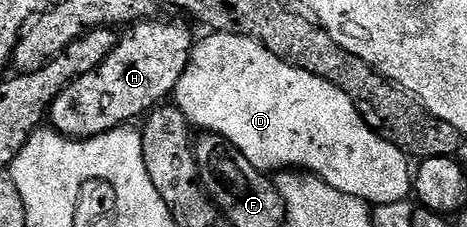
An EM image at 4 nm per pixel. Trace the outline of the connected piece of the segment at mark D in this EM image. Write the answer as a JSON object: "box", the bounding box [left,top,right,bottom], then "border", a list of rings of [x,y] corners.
{"box":[178,32,413,207],"border":[[[214,32],[206,36],[208,38],[204,42],[194,43],[191,63],[179,81],[178,93],[191,94],[189,122],[192,127],[200,126],[200,131],[219,134],[225,141],[233,143],[245,160],[261,172],[298,168],[325,180],[325,184],[337,188],[337,192],[357,196],[372,207],[406,202],[412,197],[413,166],[408,155],[375,133],[360,116],[353,100],[349,100],[339,86],[313,76],[308,70],[298,70],[285,64],[251,38]]]}

